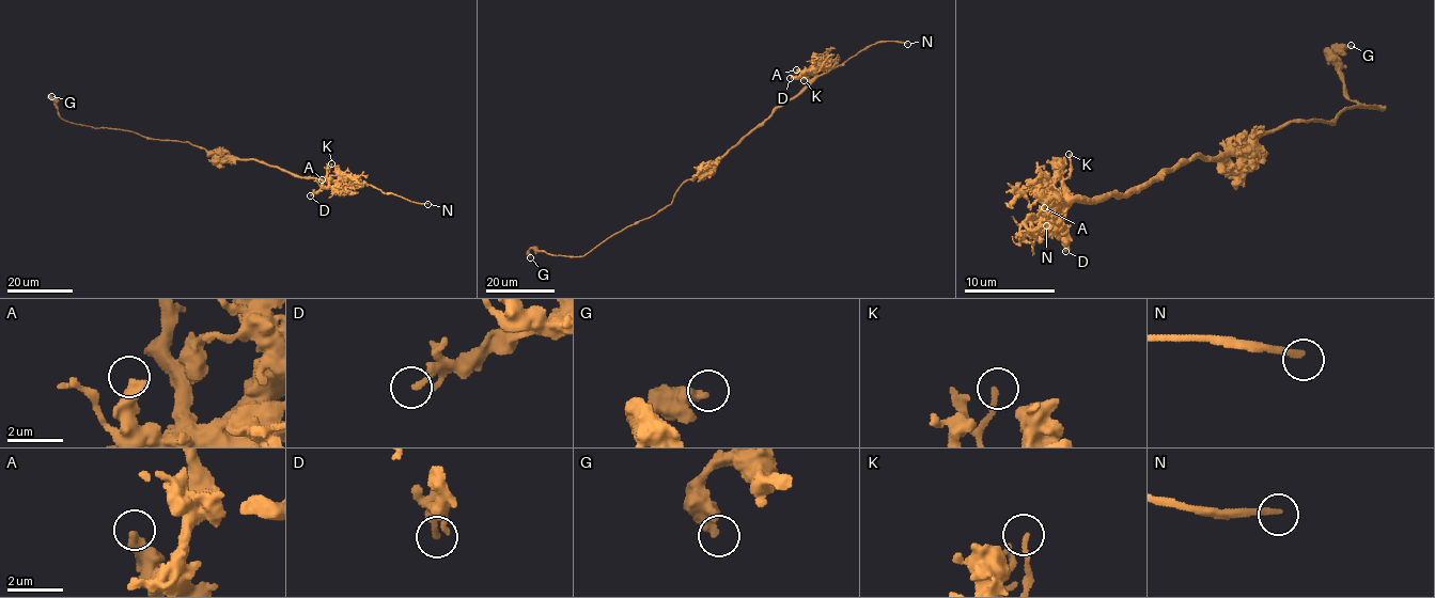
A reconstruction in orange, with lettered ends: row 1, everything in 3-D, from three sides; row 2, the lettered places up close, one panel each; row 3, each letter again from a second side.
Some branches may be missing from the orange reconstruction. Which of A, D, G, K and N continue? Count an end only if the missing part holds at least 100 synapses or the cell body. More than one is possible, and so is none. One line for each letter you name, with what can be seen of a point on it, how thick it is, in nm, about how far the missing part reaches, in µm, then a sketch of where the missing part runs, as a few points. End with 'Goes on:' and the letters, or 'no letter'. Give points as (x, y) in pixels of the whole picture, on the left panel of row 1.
N: at (427, 204); 240 nm thick; about 35 µm are missing
Goes on: N

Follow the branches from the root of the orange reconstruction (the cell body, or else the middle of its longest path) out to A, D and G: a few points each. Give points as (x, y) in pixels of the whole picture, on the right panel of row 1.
A: (1235, 152), (1214, 157), (1194, 153), (1128, 194), (1076, 197), (1053, 223), (1044, 207)
D: (1235, 152), (1214, 157), (1194, 153), (1128, 194), (1076, 197), (1055, 220), (1065, 235), (1065, 251)
G: (1235, 152), (1292, 121), (1329, 123), (1346, 107), (1382, 110), (1344, 95), (1343, 72), (1328, 58), (1351, 45)

